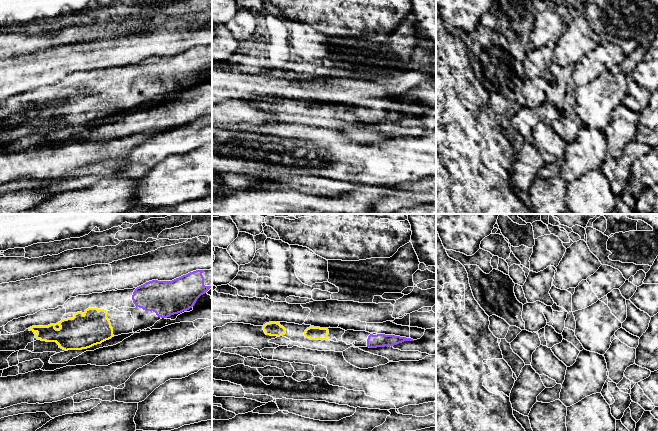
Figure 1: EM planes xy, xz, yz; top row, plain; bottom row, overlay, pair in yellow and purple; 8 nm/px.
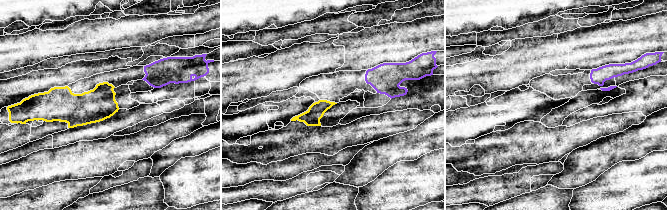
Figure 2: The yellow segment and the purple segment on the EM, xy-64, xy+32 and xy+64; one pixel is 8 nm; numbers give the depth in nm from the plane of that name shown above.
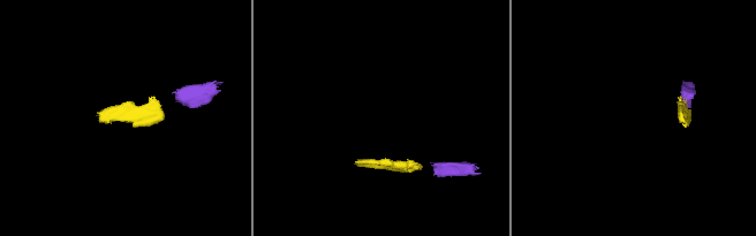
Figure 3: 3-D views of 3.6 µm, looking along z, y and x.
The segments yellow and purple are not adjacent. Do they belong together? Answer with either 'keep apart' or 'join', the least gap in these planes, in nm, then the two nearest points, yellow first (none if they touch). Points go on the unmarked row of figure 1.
join | 220 nm | xy (107, 89), (133, 78)

